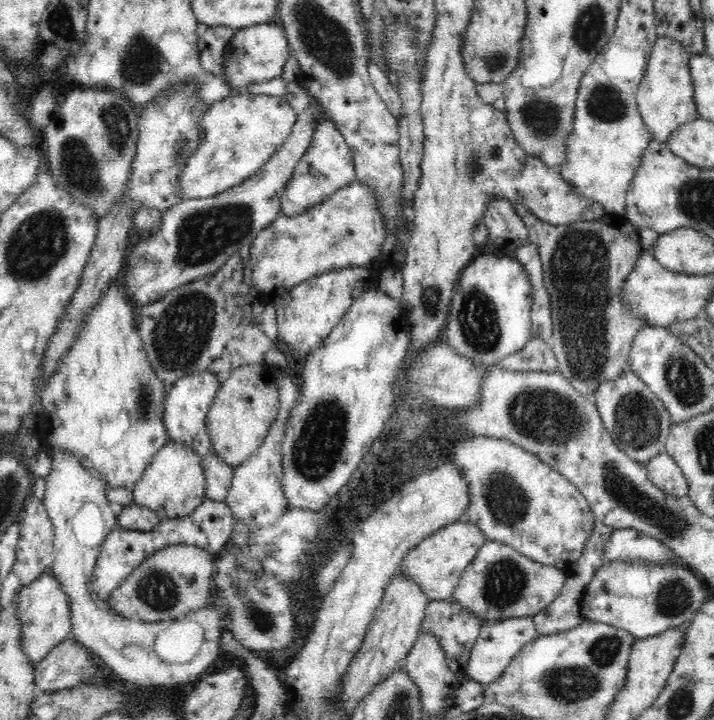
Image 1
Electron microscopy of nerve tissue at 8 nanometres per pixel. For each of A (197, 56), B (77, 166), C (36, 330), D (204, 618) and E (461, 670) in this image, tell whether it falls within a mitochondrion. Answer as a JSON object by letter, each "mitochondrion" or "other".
{"A":"other","B":"mitochondrion","C":"other","D":"other","E":"other"}

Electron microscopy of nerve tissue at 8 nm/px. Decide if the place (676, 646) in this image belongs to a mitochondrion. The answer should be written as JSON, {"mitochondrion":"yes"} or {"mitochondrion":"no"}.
{"mitochondrion":"no"}

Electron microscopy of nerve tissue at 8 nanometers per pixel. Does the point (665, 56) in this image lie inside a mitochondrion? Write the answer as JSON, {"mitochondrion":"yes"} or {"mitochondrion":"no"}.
{"mitochondrion":"no"}

